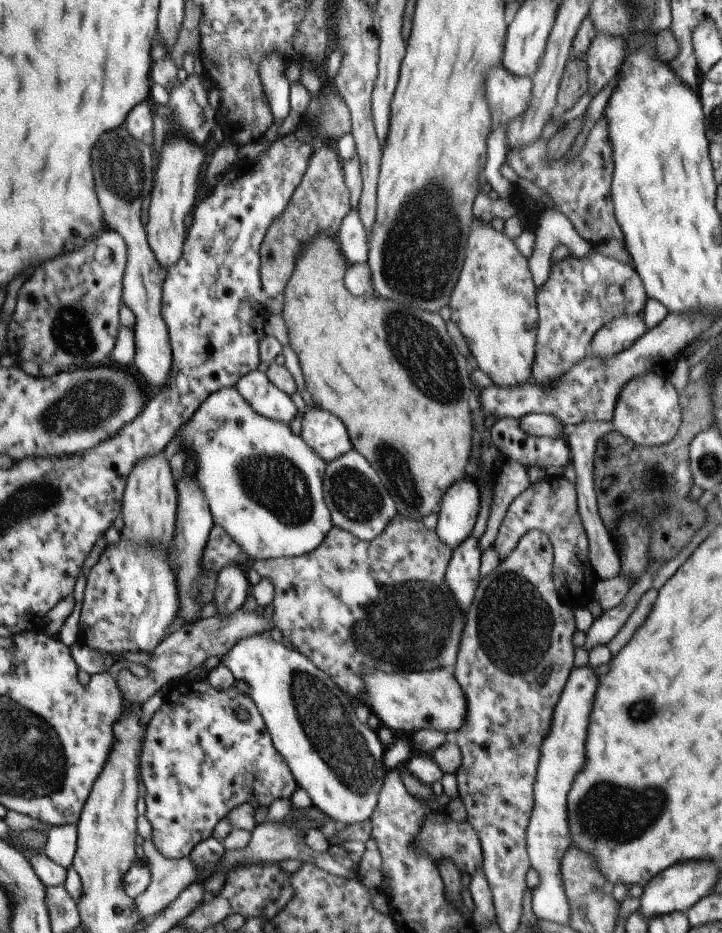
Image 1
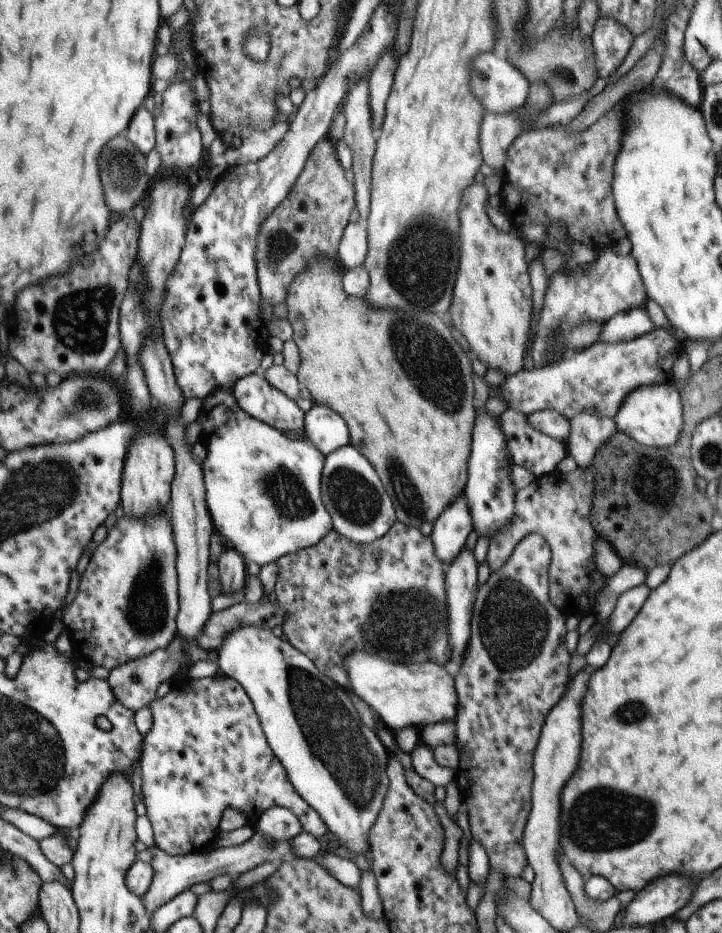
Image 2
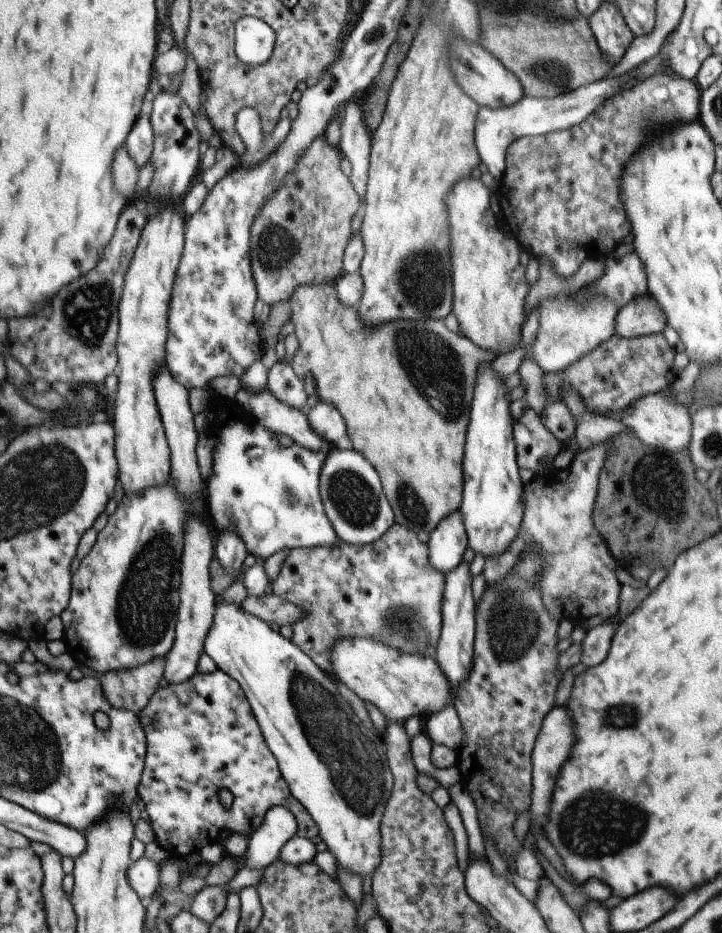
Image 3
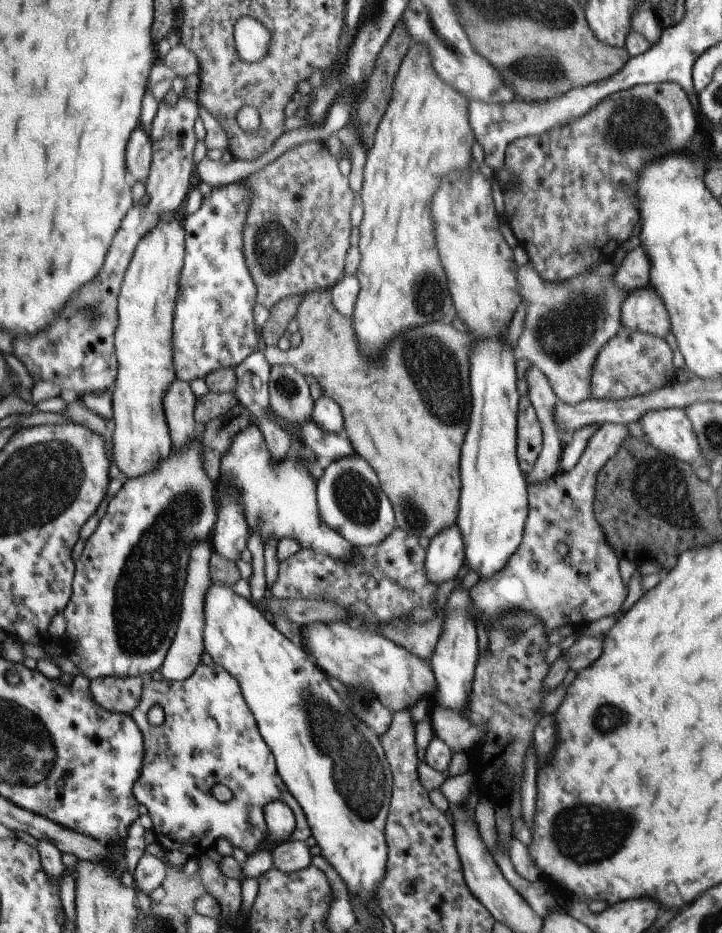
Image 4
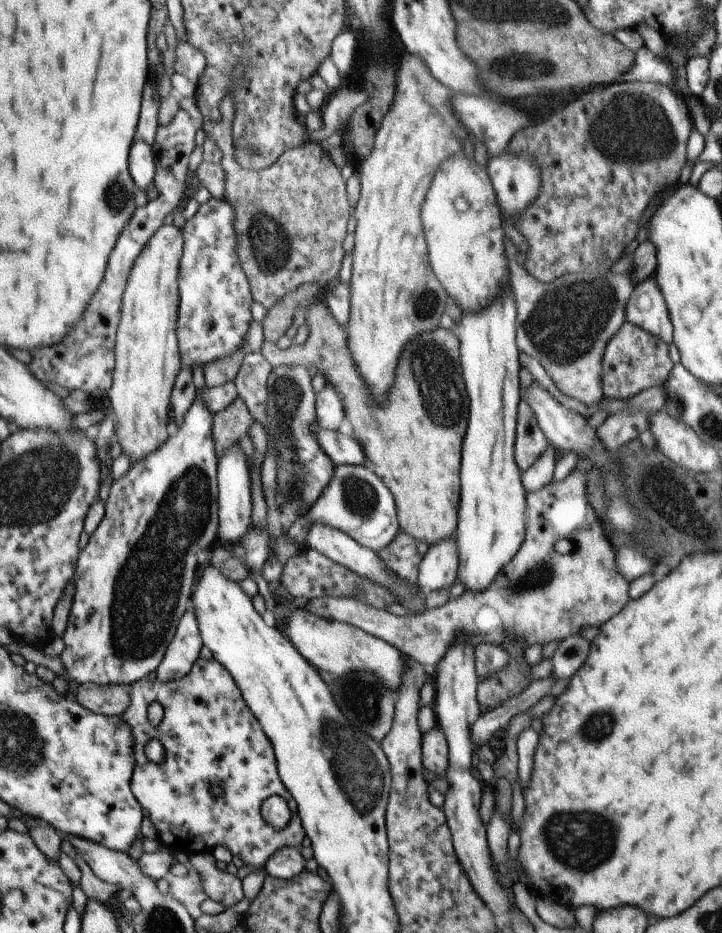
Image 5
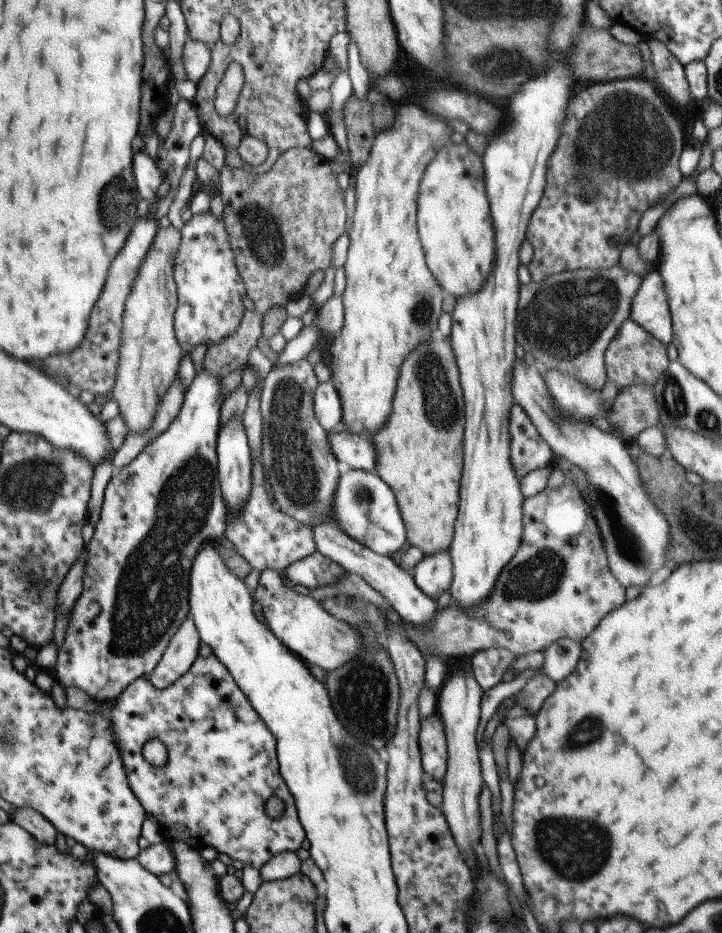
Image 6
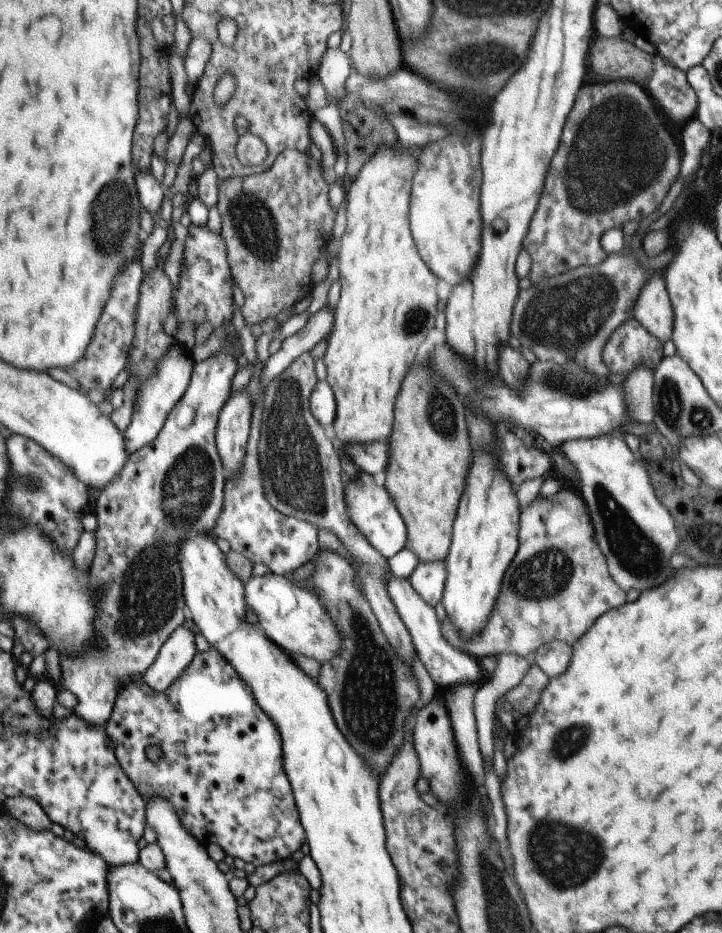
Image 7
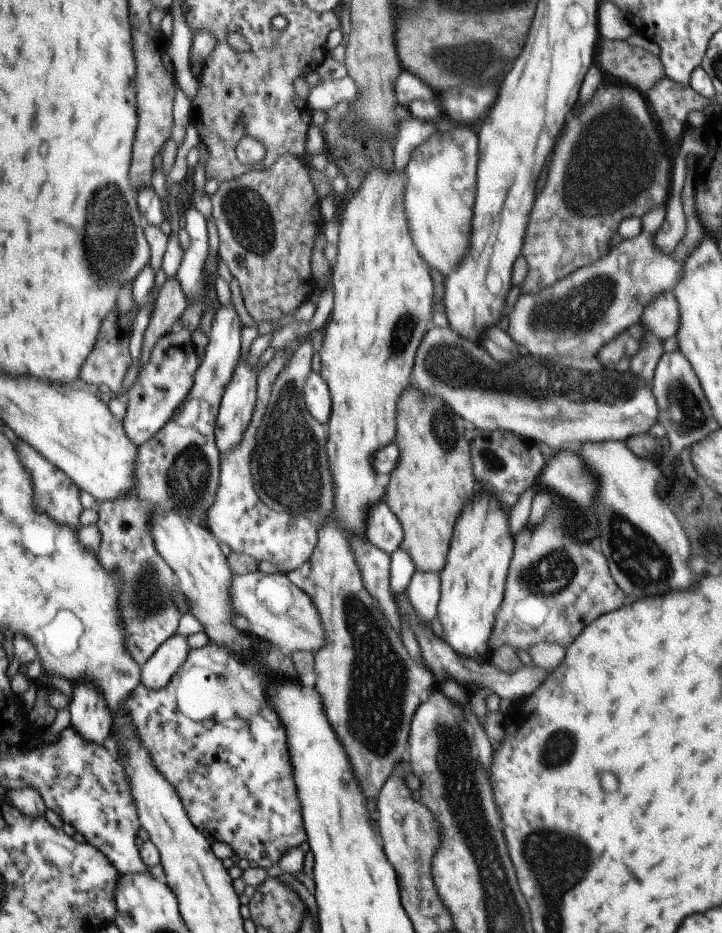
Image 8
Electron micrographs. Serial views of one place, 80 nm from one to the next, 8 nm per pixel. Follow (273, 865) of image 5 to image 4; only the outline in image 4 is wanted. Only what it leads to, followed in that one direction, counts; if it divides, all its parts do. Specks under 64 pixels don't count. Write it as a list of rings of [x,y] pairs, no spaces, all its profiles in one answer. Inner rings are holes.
[[[289,840],[275,846],[271,852],[271,867],[277,868],[277,872],[289,874],[303,870],[310,865],[308,846],[304,841]]]

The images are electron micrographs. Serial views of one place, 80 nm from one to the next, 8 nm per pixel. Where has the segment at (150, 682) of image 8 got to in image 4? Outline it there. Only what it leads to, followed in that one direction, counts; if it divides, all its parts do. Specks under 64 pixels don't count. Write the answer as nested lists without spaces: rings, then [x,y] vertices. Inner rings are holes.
[[[199,540],[187,560],[187,576],[181,592],[181,612],[176,627],[176,632],[164,660],[158,669],[163,680],[167,682],[179,682],[188,678],[195,670],[195,666],[200,664],[200,656],[203,652],[202,635],[203,635],[203,596],[207,594],[207,586],[211,581],[208,572],[208,561],[211,556],[212,548],[206,540]]]

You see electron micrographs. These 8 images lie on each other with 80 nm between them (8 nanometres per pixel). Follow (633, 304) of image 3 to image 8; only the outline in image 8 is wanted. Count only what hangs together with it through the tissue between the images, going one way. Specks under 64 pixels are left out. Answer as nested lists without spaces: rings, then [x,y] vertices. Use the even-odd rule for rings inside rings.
[[[672,291],[656,296],[649,306],[643,308],[640,324],[649,328],[661,341],[677,334],[679,328],[679,306]]]

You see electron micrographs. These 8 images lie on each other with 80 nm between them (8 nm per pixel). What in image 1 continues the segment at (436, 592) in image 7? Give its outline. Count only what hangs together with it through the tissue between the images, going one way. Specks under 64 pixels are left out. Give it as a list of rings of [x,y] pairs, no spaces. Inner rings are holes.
[[[471,476],[451,484],[440,498],[434,531],[450,550],[470,535],[478,515],[479,501],[478,486]]]

